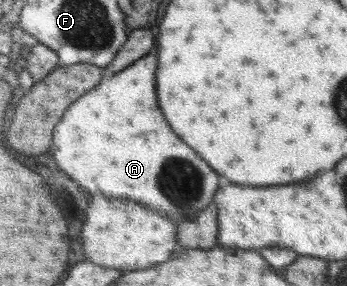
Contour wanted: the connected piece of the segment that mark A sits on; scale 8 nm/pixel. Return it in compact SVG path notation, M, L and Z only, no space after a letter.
M149 53L127 68L104 78L65 110L53 130L51 150L57 166L91 194L105 194L147 205L177 223L197 215L212 202L219 174L193 152L167 124L157 102L157 54Z

